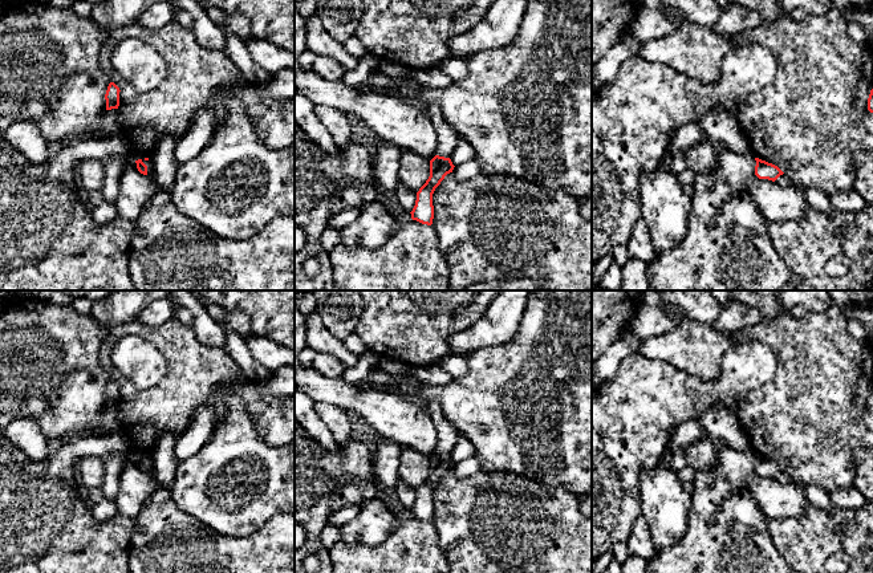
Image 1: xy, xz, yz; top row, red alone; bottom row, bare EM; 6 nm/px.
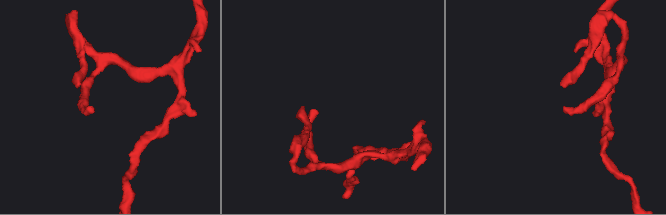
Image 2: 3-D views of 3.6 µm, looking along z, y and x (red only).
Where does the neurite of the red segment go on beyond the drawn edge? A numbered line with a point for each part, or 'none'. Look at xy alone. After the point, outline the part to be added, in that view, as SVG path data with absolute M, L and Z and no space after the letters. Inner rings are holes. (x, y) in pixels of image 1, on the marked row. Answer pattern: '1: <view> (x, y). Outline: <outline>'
none

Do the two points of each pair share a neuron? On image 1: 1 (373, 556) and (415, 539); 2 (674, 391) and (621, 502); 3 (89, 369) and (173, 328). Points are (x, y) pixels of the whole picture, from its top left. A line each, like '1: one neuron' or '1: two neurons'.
1: one neuron
2: one neuron
3: two neurons

